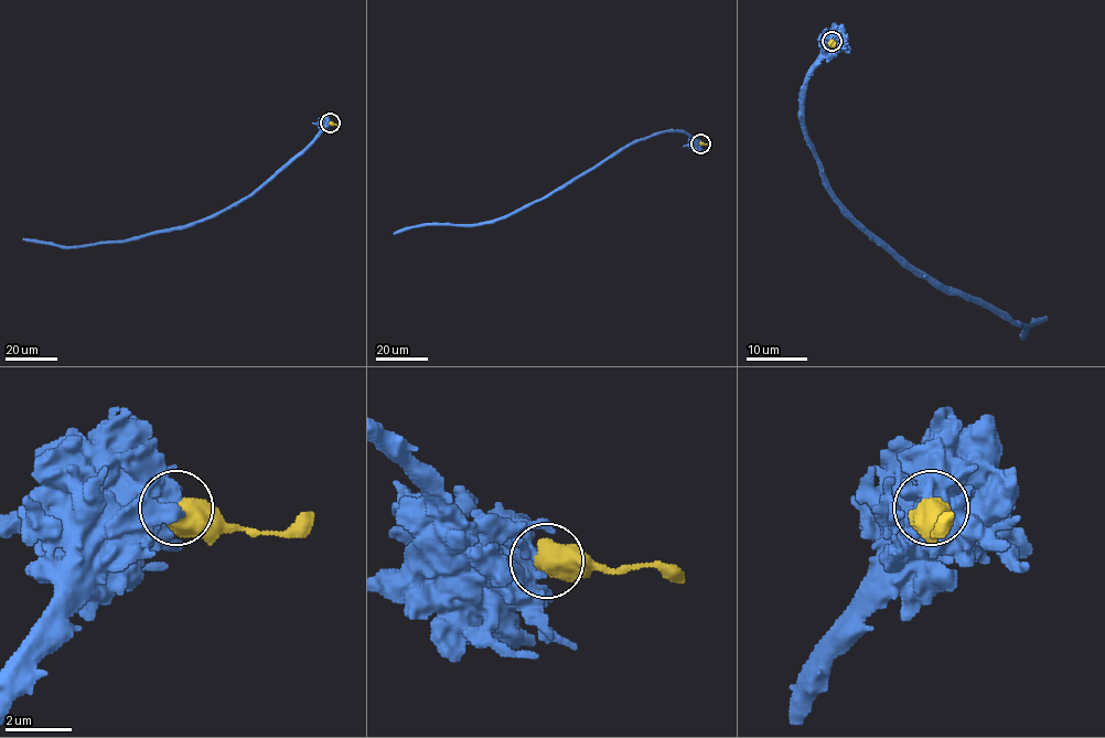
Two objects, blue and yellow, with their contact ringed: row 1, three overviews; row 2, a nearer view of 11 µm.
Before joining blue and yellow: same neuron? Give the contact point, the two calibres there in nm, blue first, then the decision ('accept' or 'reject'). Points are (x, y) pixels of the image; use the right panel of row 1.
(832, 41) | 500/800 nm | reject

